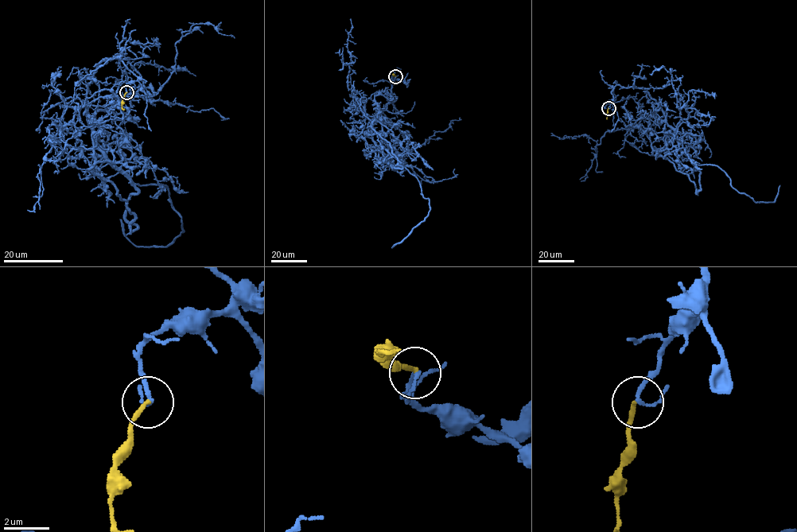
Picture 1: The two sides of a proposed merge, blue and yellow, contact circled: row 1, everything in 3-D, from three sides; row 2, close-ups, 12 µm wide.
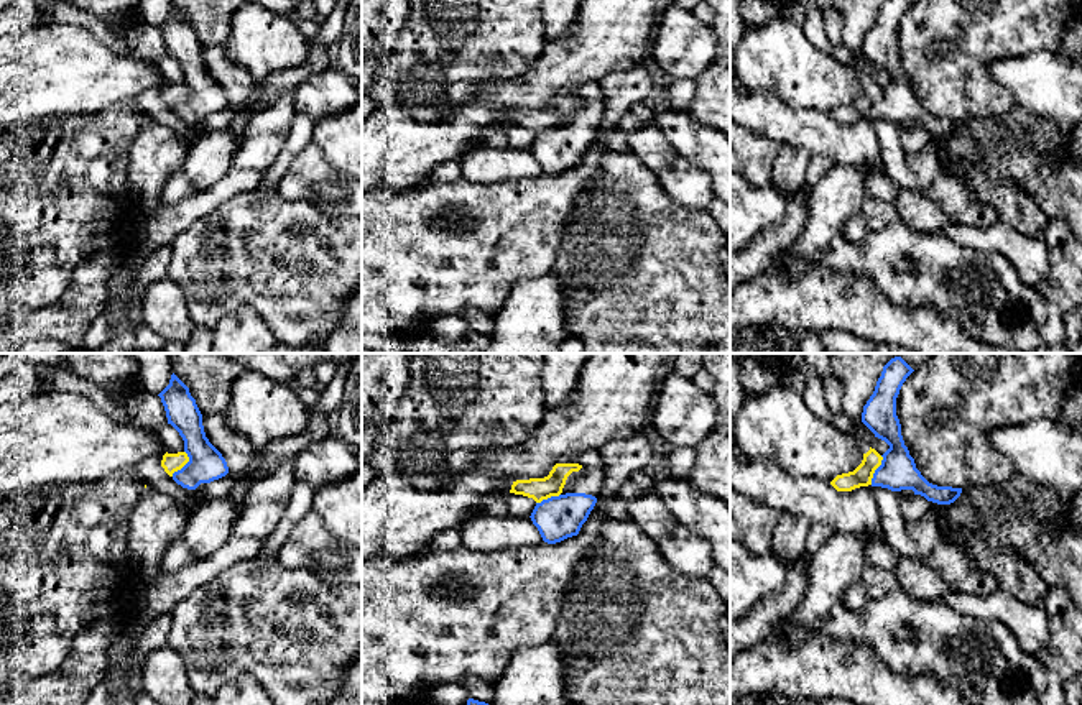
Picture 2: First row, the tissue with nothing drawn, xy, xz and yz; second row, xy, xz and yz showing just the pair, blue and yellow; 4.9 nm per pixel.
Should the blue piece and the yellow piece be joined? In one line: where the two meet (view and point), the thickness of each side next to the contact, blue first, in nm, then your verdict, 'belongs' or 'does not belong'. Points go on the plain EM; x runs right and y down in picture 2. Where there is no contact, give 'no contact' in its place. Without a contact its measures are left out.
yz (875, 102) | 180/100 nm | does not belong

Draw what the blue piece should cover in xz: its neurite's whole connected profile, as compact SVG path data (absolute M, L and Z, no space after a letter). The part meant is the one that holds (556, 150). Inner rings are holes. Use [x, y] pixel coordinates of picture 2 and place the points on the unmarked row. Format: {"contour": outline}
{"contour": "M603 99L585 100L559 128L536 135L531 153L548 176L577 168L603 120Z"}

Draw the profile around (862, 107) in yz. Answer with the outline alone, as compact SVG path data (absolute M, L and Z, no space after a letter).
M862 74L860 79L863 85L862 95L853 104L837 107L830 113L837 123L852 123L872 117L873 105L881 97L883 89L868 76Z

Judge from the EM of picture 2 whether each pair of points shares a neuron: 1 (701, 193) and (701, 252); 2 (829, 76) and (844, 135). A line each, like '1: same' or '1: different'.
1: different
2: different

